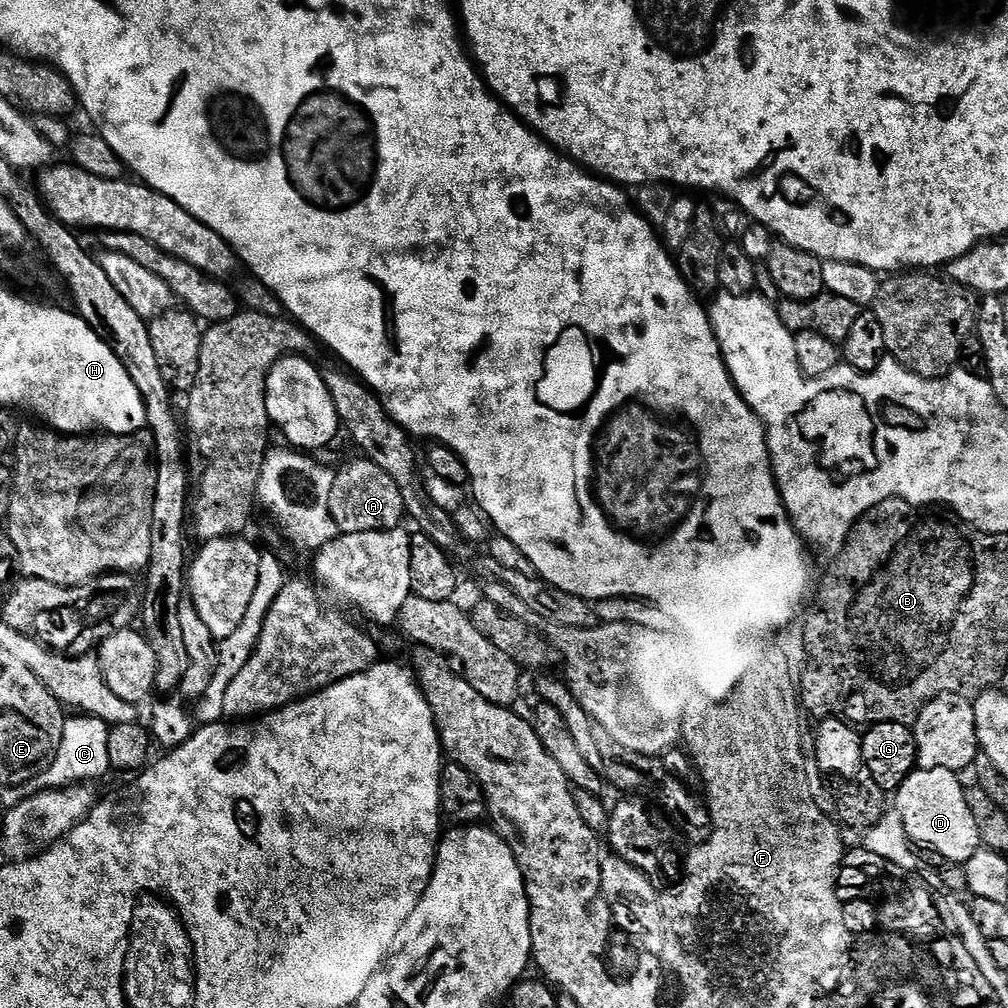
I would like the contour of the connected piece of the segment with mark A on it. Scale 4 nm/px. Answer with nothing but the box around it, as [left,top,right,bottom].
[330,458,406,534]

